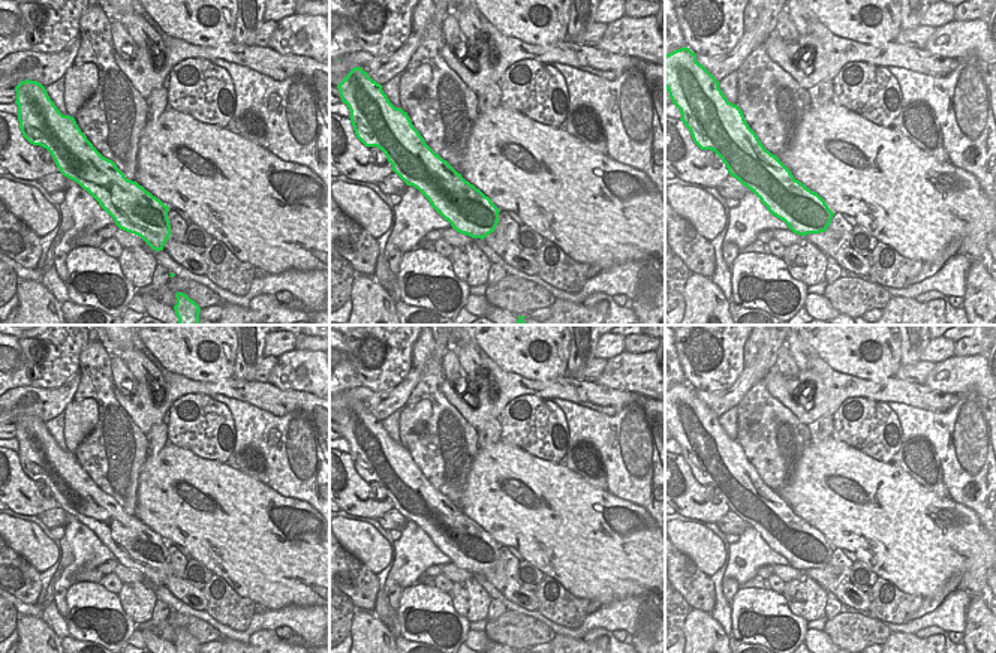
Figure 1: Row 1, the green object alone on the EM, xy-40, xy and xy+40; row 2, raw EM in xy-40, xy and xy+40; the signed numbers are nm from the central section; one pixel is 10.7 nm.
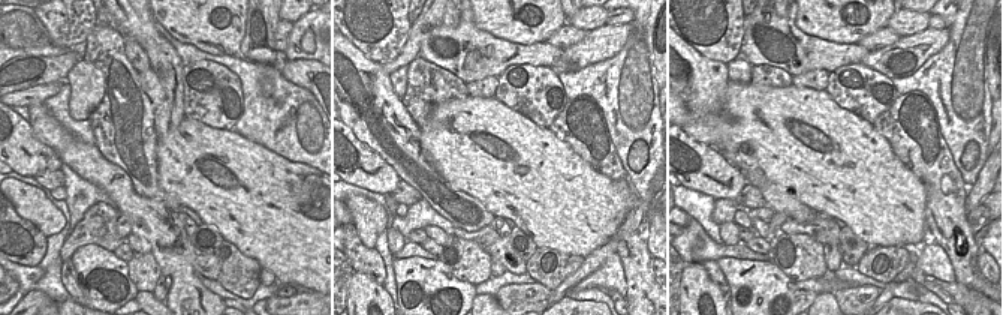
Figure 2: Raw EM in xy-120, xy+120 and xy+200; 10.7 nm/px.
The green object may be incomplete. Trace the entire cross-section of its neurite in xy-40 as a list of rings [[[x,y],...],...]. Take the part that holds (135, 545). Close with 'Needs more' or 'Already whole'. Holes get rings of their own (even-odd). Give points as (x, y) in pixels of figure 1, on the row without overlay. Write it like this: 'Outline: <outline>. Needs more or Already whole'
Outline: [[[21,416],[15,427],[22,472],[30,479],[46,484],[60,508],[87,526],[120,565],[141,572],[156,587],[163,586],[171,571],[169,542],[136,517],[127,515],[112,496],[103,493],[81,467],[75,454],[57,445],[40,418]]]. Already whole.

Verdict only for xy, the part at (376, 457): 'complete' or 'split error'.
complete

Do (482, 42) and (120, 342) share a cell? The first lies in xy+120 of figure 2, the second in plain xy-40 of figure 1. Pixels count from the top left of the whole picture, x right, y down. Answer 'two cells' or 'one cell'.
two cells

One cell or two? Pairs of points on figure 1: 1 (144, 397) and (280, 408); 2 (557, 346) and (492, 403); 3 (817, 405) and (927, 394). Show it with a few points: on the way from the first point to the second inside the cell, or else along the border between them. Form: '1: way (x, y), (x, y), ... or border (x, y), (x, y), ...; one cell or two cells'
1: way (178, 390), (234, 388), (246, 391); one cell
2: border (492, 360), (503, 370), (530, 379), (559, 376); two cells
3: way (843, 388), (900, 391); one cell

